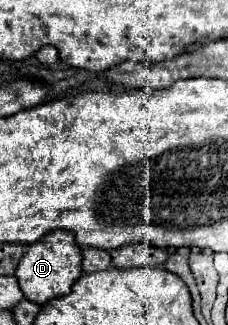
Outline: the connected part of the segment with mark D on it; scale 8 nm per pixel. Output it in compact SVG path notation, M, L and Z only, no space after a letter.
M54 229L42 235L36 243L30 243L26 255L20 259L16 267L16 277L24 297L30 301L36 301L38 305L44 305L54 297L68 295L72 289L72 283L80 275L82 275L82 253L74 241L74 235L66 229Z

